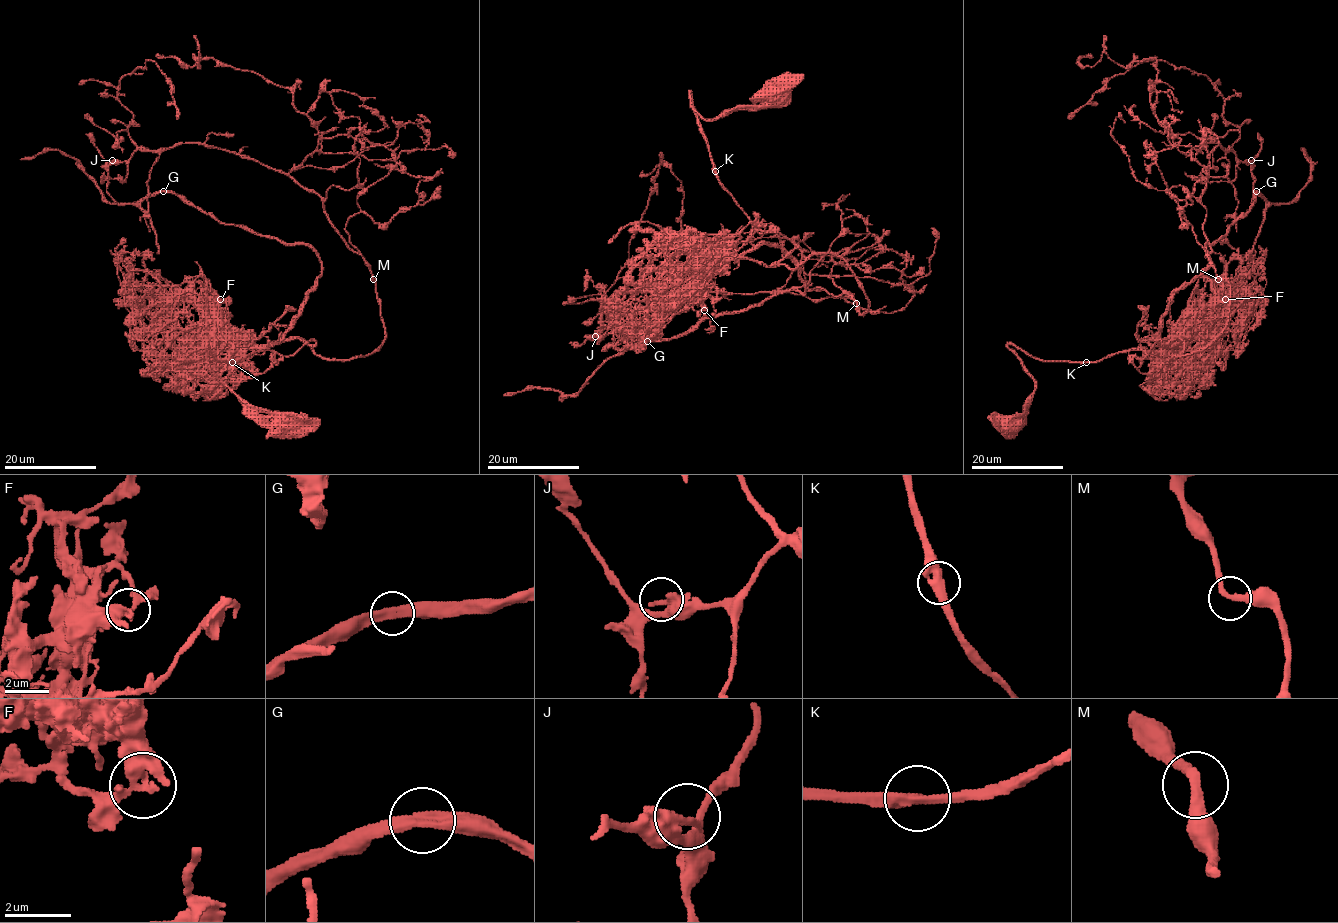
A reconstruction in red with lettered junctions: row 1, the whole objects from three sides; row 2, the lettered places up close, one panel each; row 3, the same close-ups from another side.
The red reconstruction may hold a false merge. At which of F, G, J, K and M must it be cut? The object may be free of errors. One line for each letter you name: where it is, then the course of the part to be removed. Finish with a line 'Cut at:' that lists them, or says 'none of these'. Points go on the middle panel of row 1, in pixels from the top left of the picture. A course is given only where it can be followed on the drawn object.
F: (704, 310) | (703, 309), (692, 285), (762, 243), (805, 283), (805, 293), (637, 343), (577, 392), (504, 396)
Cut at: F

